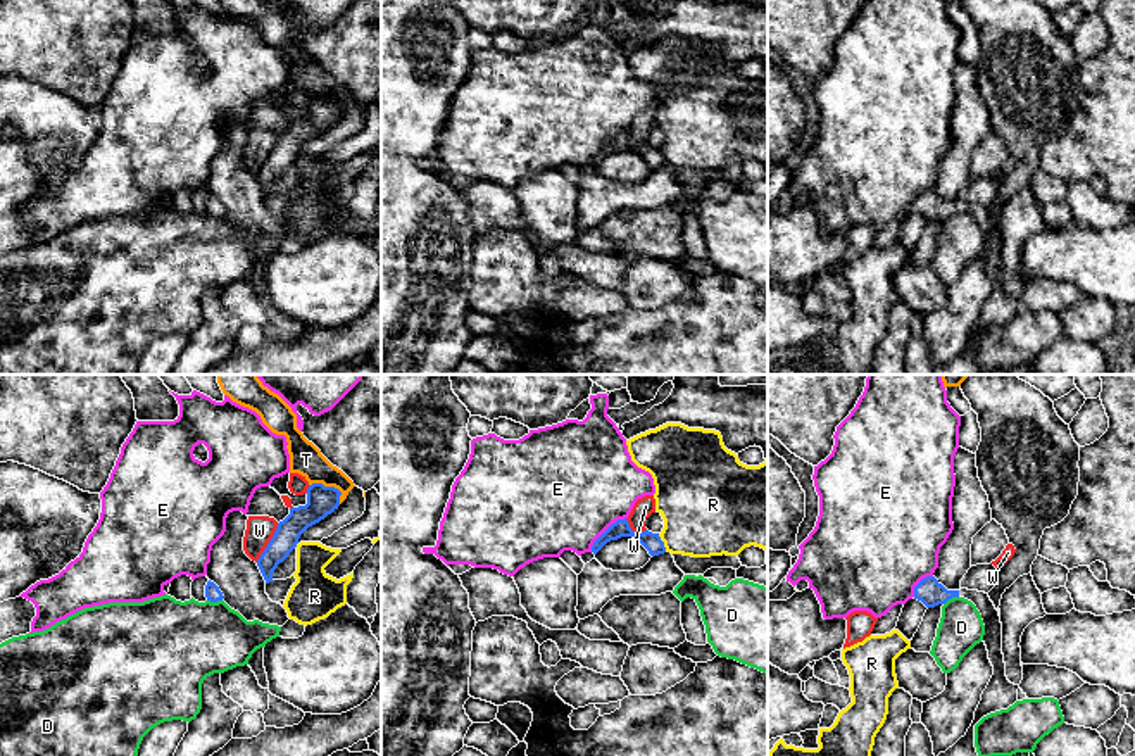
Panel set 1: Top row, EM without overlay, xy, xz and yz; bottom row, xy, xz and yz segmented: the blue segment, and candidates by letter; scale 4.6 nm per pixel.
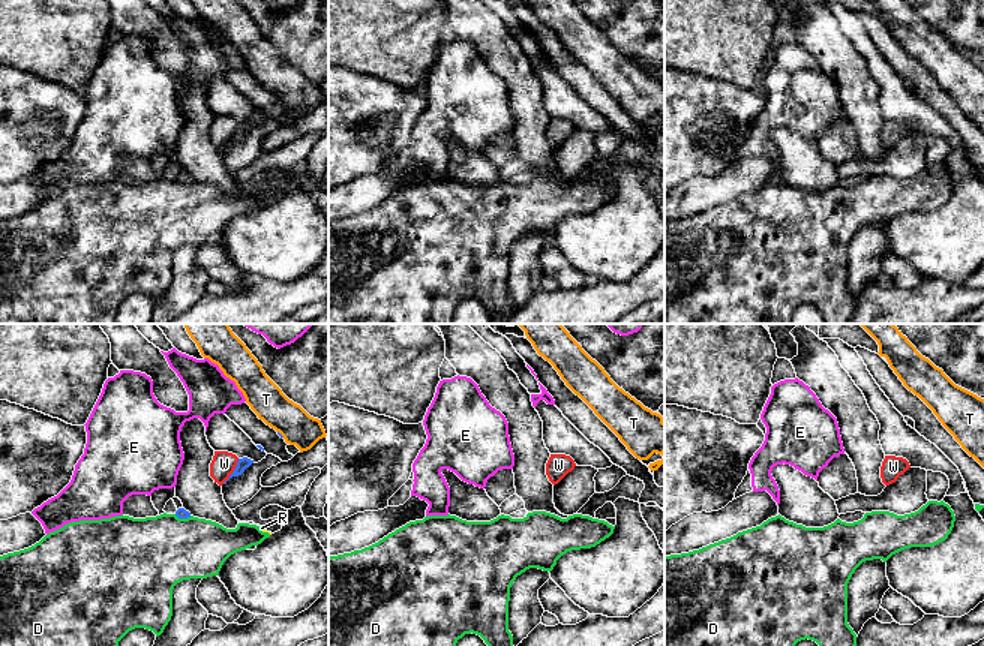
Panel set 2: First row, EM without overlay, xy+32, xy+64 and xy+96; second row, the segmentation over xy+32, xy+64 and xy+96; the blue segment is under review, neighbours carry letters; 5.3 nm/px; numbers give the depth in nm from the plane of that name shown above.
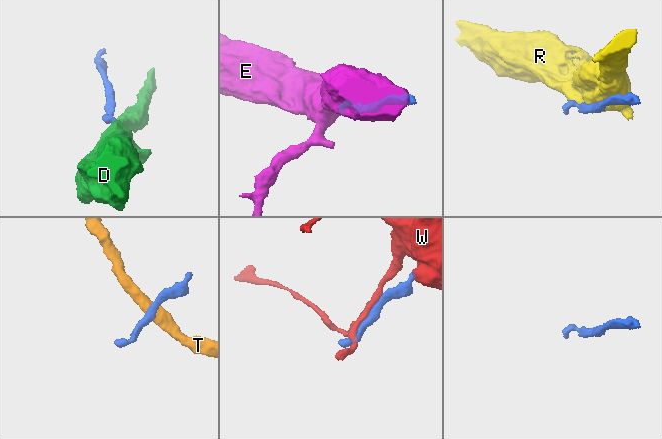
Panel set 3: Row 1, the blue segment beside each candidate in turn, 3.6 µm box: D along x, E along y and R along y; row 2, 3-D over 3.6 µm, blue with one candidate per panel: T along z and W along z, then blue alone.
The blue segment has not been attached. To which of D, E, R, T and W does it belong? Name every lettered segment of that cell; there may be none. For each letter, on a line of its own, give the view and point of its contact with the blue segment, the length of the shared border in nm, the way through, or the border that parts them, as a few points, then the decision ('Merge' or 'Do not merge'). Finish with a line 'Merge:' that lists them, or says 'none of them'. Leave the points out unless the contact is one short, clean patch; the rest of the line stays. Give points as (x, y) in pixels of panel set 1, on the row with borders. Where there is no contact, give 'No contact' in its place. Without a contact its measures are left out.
D: Touches blue at xy (214, 601). Shared border 70 nm. Boundary: xy (207, 599), (221, 601). Do not merge
E: Touches blue at xz (604, 532). Shared border 240 nm. Boundary: xz (625, 516), (618, 518), (594, 542), (590, 551). Do not merge
R: Touches blue at xz (663, 542). Shared border 100 nm. Do not merge
T: Touches blue at xy (330, 487). Shared border 180 nm. Boundary: xy (309, 484), (333, 485), (340, 492), (340, 503). Do not merge
W: Touches blue at xy (269, 542). Shared border 220 nm. Do not merge
Merge: none of them

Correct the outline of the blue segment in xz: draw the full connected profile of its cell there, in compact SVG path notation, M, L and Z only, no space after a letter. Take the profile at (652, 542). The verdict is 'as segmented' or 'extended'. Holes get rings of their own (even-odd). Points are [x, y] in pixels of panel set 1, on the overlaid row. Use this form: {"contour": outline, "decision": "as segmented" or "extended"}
{"contour": "M618 520L612 523L592 545L592 552L597 554L607 542L618 540L621 537L633 537L636 539L647 551L649 554L659 556L666 552L664 542L661 540L659 533L652 533L649 530L642 533L635 533L630 528L628 520Z", "decision": "as segmented"}

